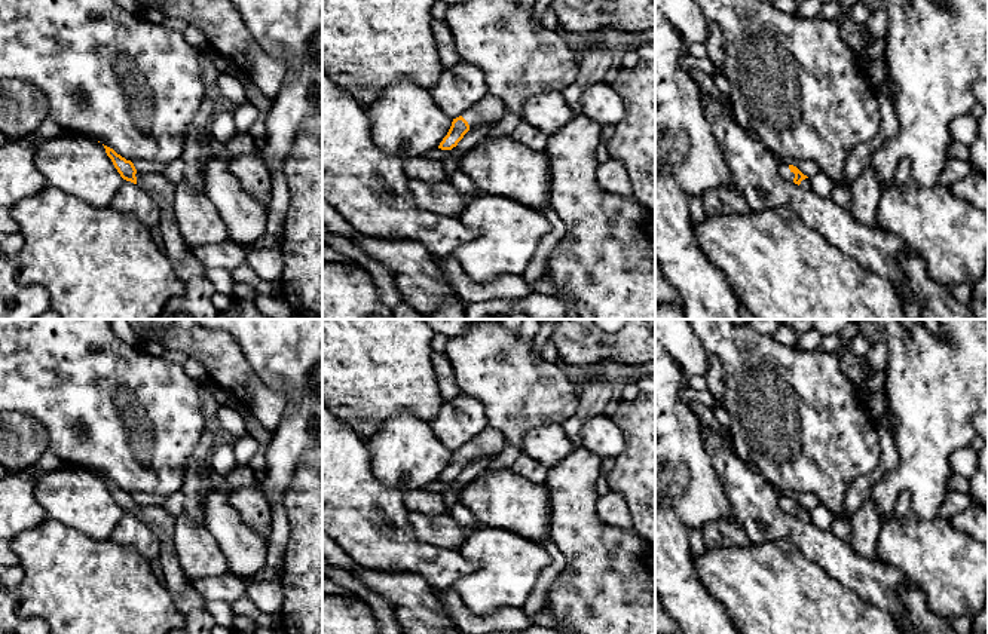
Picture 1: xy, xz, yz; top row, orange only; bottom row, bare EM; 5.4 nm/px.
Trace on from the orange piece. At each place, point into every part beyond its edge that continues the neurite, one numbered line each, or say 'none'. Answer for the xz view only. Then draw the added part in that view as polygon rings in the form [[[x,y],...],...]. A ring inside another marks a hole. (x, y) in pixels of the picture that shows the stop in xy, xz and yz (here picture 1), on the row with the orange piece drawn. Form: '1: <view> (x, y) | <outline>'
1: xz (489, 110) | [[[487,94],[474,107],[467,110],[462,117],[468,122],[469,128],[484,125],[495,126],[504,117],[505,110],[507,105],[502,99]]]

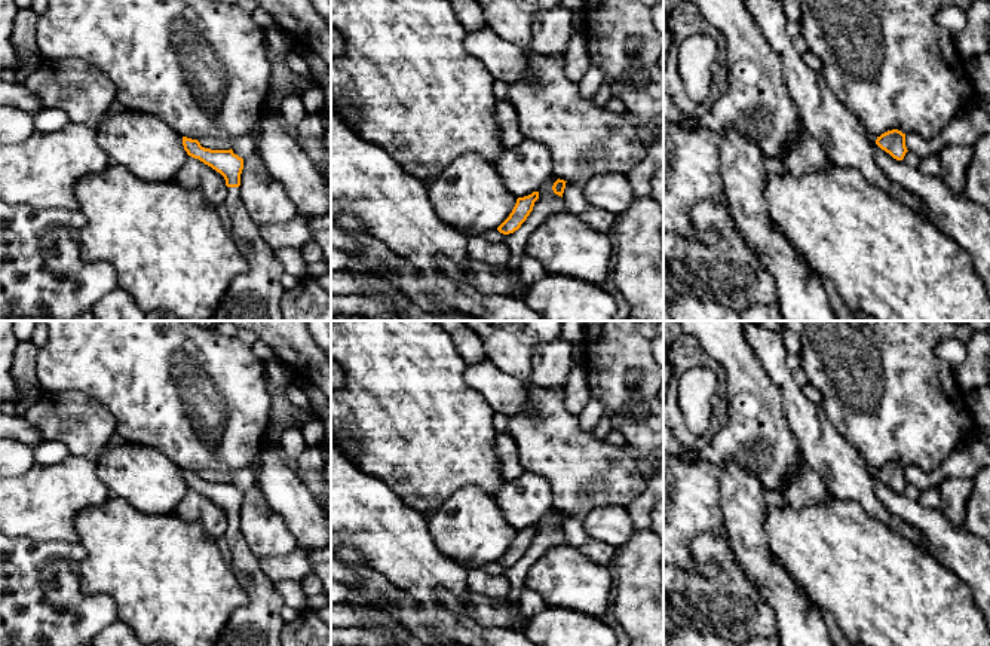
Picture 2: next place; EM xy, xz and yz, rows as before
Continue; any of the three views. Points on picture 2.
1: xy (254, 296) | [[[227,187],[224,205],[232,218],[230,236],[248,263],[249,270],[236,276],[208,321],[282,321],[281,298],[285,293],[285,272],[276,252],[260,236],[258,226],[248,215],[239,187]]]

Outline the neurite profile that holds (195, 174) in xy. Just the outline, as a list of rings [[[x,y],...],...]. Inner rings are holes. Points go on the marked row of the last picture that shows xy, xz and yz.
[[[187,156],[187,162],[178,171],[175,181],[186,189],[200,190],[214,208],[226,200],[227,186],[224,177],[191,156]]]

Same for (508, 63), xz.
[[[490,27],[466,31],[463,46],[500,82],[514,83],[528,71],[525,50],[499,37]]]

